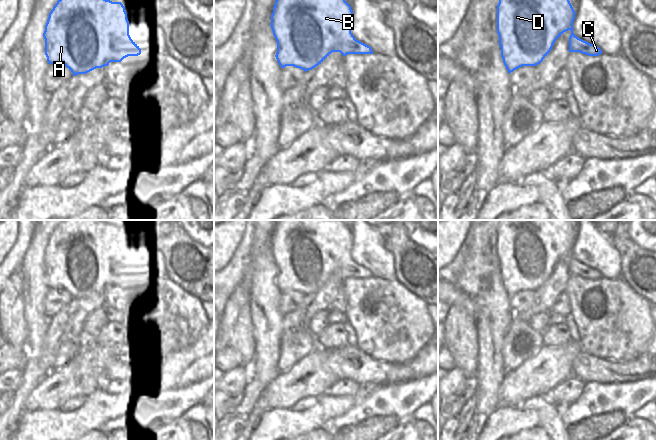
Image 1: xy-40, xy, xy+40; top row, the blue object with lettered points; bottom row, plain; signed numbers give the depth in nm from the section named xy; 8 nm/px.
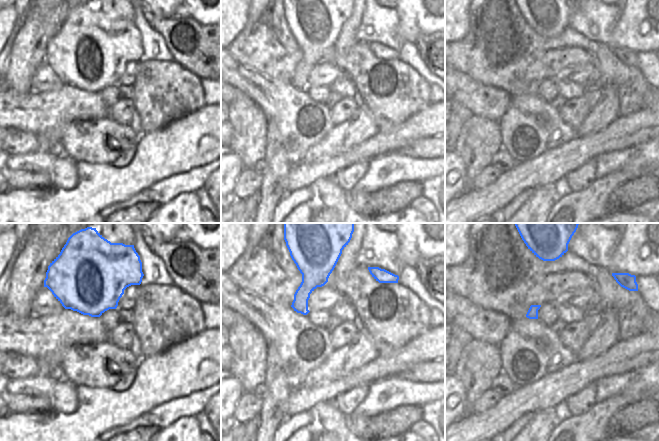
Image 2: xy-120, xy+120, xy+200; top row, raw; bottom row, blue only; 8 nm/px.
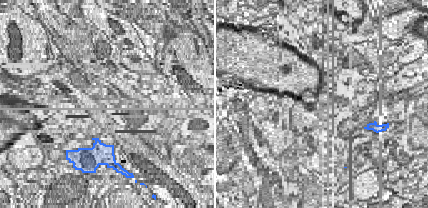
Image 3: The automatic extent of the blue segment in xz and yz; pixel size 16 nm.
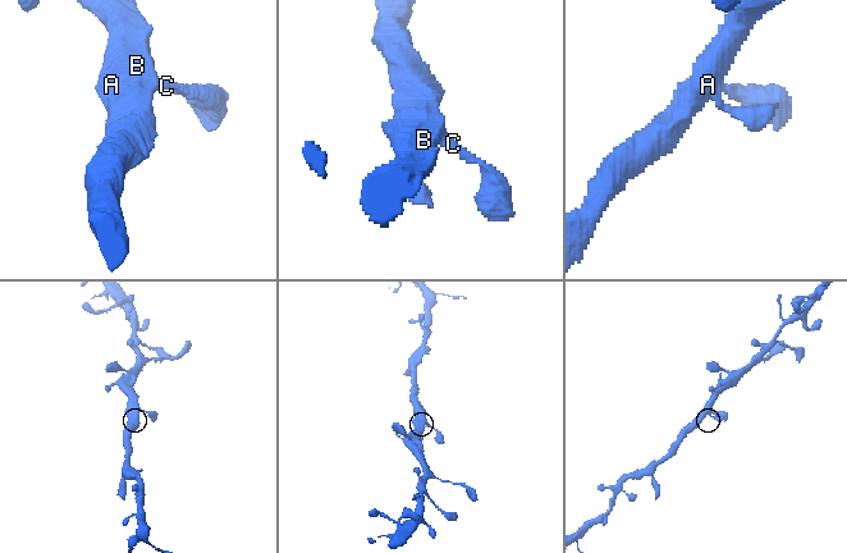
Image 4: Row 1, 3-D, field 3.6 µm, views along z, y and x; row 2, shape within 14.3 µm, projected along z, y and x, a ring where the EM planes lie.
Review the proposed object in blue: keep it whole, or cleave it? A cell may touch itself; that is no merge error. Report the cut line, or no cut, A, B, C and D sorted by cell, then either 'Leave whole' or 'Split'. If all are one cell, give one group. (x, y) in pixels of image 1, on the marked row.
No split. Groups: A B C D. Leave whole

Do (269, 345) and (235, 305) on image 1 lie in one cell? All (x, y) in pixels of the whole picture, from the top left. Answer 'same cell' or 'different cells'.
different cells

